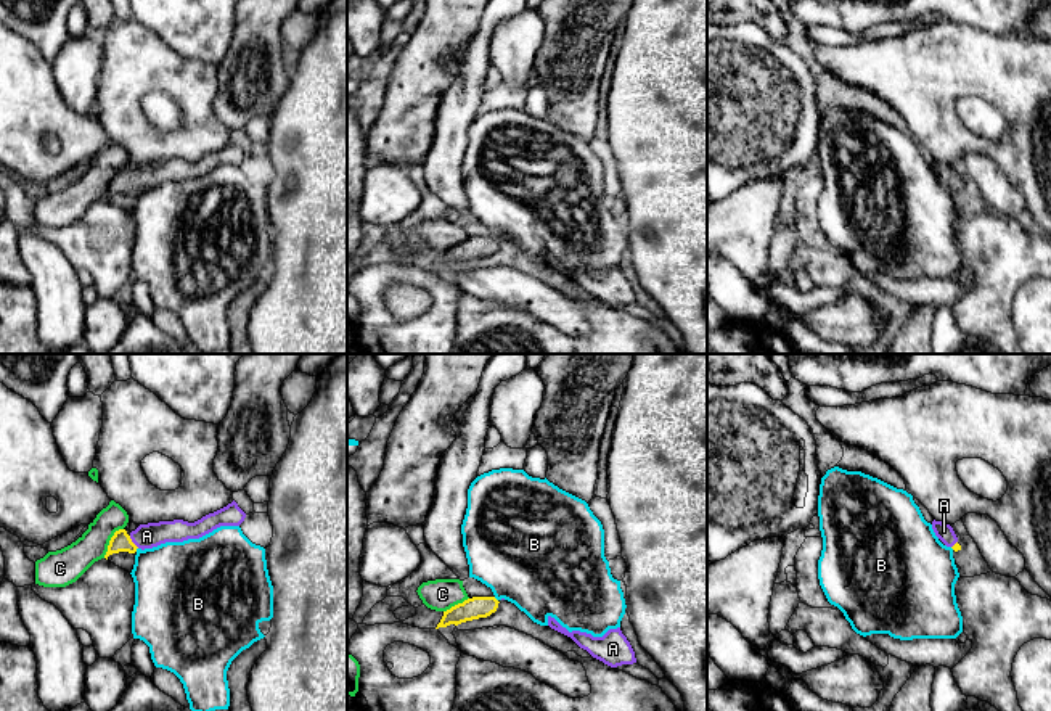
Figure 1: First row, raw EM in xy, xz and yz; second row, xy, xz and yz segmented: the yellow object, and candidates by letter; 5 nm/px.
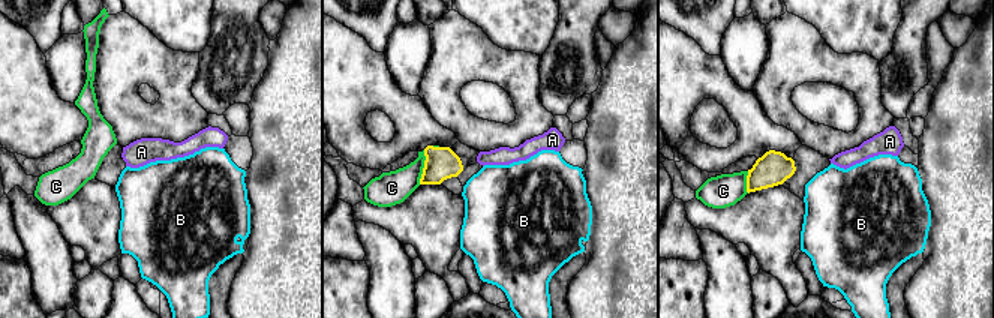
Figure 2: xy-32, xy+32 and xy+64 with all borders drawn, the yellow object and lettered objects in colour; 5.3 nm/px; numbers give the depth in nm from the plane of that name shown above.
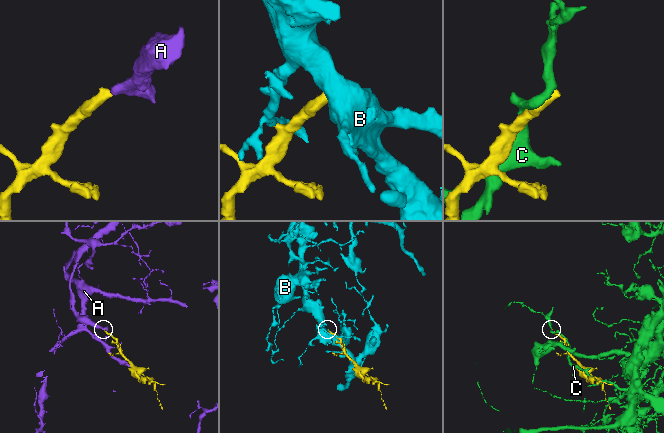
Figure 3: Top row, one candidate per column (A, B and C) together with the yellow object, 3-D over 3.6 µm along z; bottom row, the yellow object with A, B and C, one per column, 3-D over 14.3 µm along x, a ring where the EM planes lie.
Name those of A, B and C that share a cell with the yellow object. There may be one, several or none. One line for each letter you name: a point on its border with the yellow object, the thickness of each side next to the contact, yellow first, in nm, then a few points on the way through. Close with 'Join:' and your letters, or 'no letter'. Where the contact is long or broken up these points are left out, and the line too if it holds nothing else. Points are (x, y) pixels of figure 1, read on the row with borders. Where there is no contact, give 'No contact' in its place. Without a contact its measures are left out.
A: Touches yellow at xy (132, 542). Thickness 100 nm (yellow) against 130 nm. Path across: xy (121, 541), (132, 542), (147, 536)
Join: A

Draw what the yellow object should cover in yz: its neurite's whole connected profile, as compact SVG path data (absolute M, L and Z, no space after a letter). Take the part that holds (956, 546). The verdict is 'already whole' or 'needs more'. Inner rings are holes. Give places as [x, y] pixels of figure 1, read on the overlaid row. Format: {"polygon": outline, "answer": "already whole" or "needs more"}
{"polygon": "M932 521L932 529L935 536L947 545L951 547L955 552L961 550L961 545L958 544L958 537L953 531L953 528L942 521Z", "answer": "needs more"}

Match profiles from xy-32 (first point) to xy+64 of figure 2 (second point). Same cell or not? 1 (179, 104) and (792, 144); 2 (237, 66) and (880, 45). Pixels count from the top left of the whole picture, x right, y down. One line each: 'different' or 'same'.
1: different
2: different

